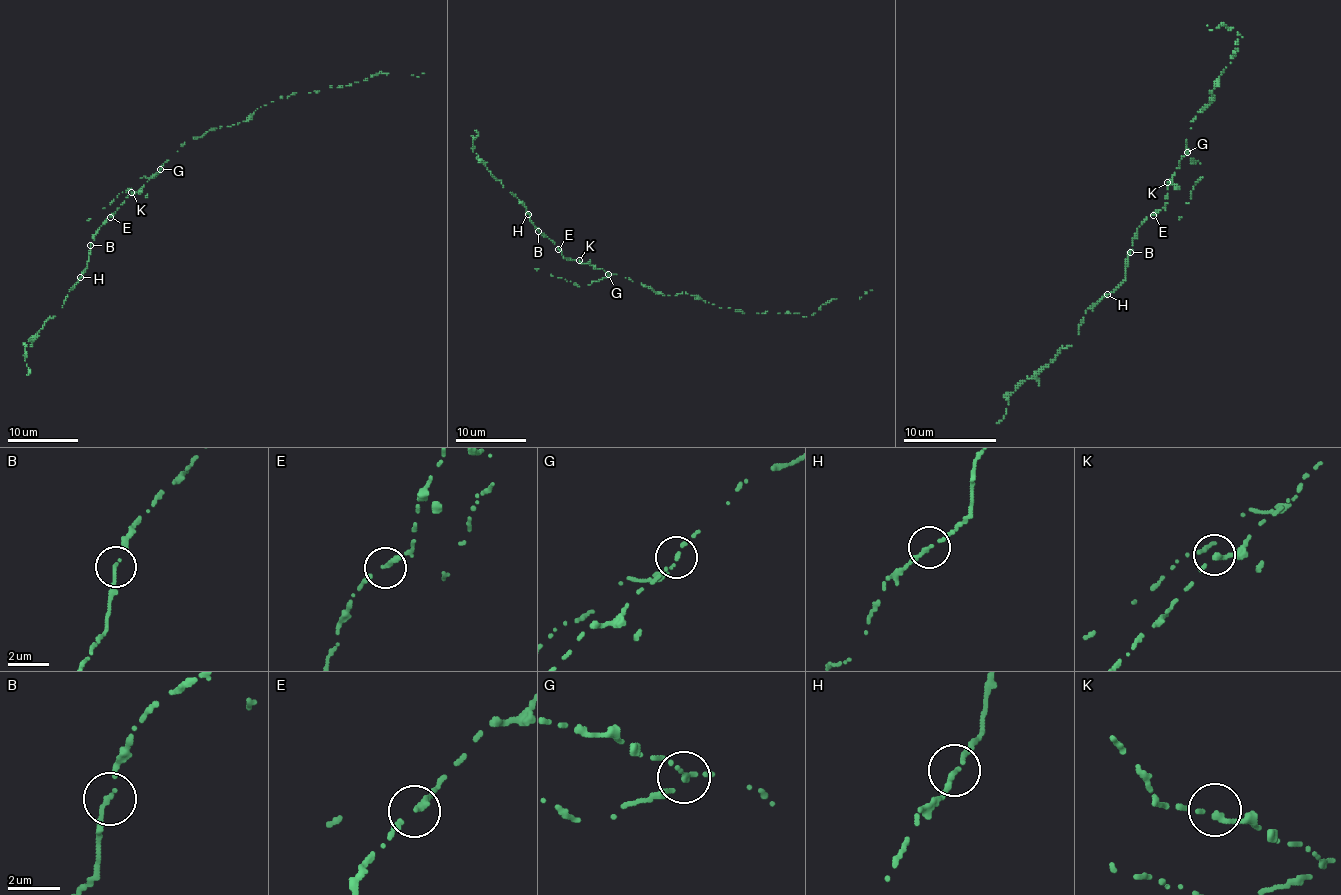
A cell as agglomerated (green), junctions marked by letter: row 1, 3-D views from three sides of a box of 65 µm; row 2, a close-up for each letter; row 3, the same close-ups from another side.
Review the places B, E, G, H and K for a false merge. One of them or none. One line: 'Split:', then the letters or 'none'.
Split: G

